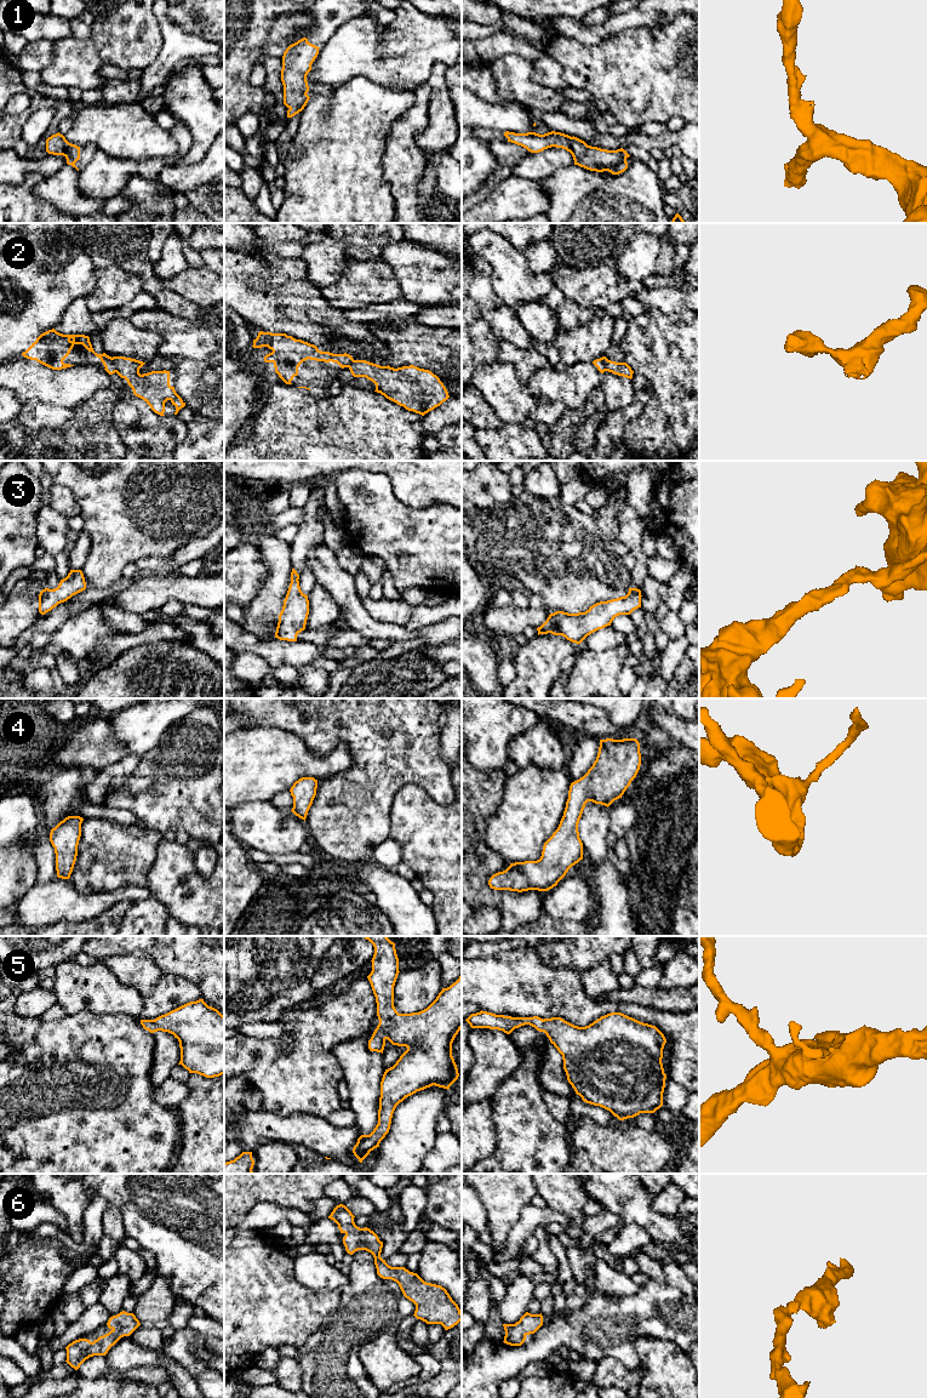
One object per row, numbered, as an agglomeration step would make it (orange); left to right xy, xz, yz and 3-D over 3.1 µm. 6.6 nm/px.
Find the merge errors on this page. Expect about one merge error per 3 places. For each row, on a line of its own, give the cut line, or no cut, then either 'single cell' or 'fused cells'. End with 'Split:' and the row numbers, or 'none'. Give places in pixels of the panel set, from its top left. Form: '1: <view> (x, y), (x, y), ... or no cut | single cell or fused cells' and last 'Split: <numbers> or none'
1: no cut | single cell
2: xy (112, 358), (116, 371) | fused cells
3: no cut | single cell
4: no cut | single cell
5: no cut | single cell
6: no cut | single cell
Split: 2

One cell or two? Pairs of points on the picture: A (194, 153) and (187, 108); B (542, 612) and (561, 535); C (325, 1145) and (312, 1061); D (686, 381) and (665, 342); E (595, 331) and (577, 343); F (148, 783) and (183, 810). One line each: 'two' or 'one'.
A: one
B: two
C: two
D: one
E: one
F: two

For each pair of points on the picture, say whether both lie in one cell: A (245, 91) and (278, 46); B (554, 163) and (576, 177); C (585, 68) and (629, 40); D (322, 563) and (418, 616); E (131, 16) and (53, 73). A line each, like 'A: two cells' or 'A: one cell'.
A: two cells
B: two cells
C: one cell
D: two cells
E: one cell

